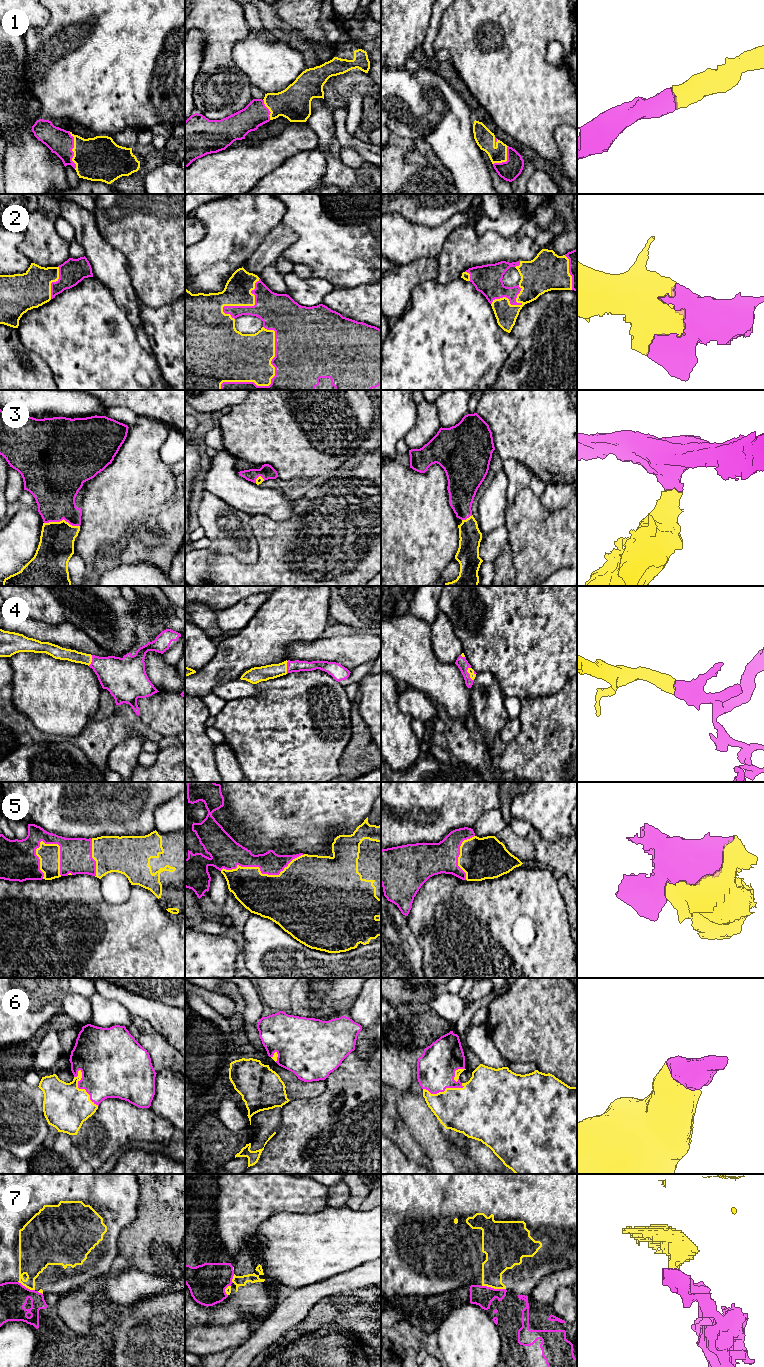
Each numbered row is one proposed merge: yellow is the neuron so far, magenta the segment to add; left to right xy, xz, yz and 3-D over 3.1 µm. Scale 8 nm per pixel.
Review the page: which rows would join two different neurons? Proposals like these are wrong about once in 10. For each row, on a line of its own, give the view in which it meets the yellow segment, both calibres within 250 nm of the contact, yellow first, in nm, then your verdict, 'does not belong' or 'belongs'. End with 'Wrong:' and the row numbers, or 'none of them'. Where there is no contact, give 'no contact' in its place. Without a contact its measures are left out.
1: contact in xy; calibres 360 and 200 nm; belongs
2: contact in xz; calibres 360 and 360 nm; belongs
3: contact in xy; calibres 280 and 340 nm; belongs
4: contact in yz; calibres 50 and 90 nm; belongs
5: contact in xz; calibres 360 and 180 nm; belongs
6: contact in xy; calibres 360 and 420 nm; belongs
7: contact in yz; calibres 220 and 160 nm; does not belong
Wrong: 7

